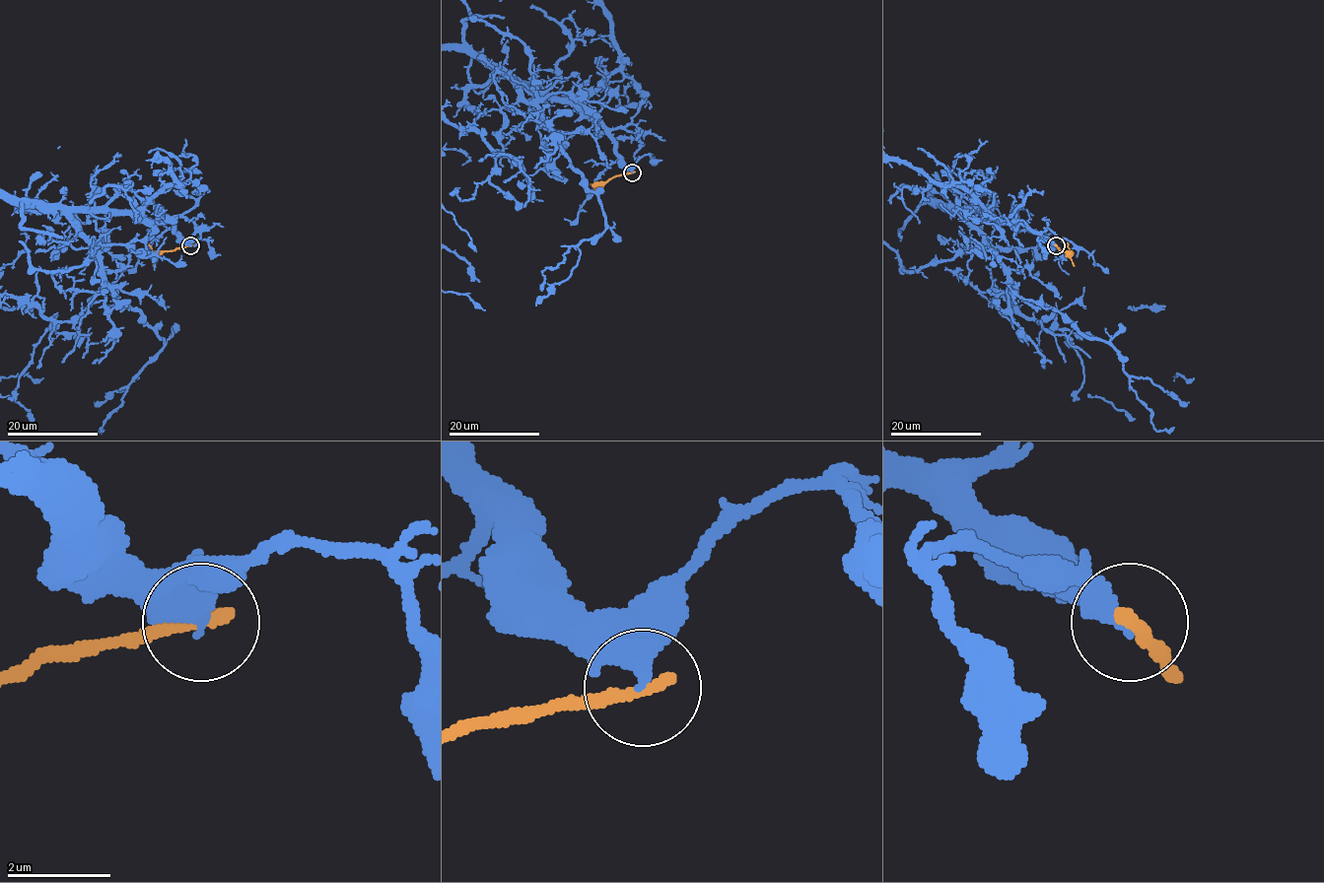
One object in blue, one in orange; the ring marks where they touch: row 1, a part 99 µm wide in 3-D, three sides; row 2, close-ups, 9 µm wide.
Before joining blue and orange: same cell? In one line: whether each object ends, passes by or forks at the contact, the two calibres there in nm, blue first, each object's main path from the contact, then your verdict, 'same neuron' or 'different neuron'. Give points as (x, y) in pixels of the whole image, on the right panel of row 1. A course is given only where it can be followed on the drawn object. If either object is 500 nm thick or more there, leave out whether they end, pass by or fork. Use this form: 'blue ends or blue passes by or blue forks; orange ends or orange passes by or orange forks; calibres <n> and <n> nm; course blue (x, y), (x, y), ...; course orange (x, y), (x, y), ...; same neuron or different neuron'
calibres 550 and 280 nm; course orange (1056, 245), (1075, 265); different neuron

